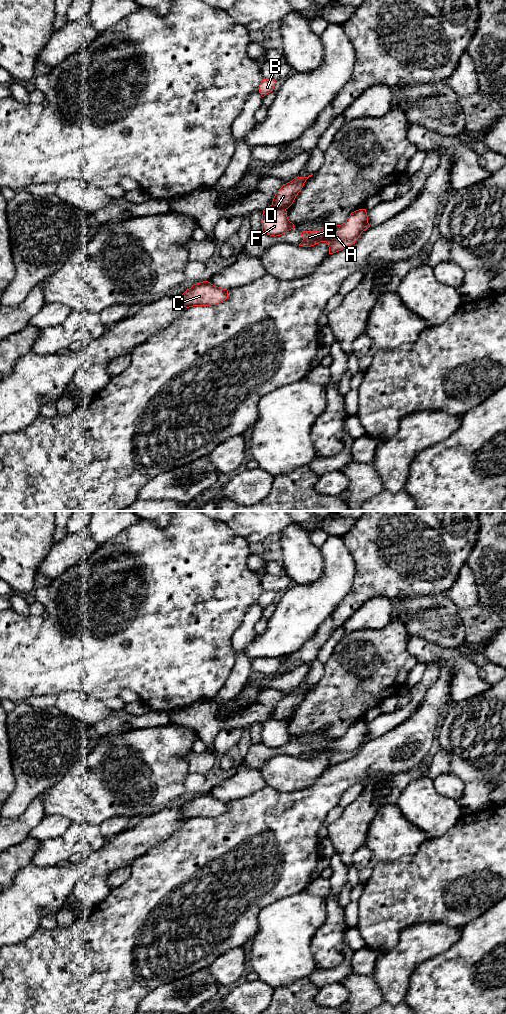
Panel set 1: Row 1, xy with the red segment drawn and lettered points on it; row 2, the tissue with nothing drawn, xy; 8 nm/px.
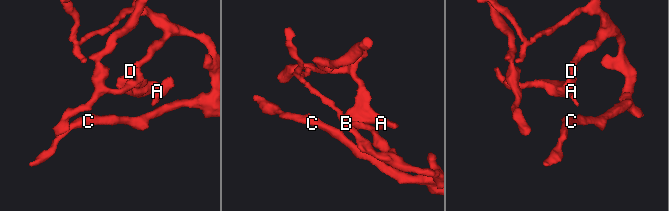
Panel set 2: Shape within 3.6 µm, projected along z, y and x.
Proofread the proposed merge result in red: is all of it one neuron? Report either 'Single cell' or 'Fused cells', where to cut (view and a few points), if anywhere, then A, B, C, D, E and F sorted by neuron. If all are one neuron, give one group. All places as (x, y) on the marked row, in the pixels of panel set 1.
Fused cells. Split along xy (272, 204), (285, 209). Groups: A E F / B C D

